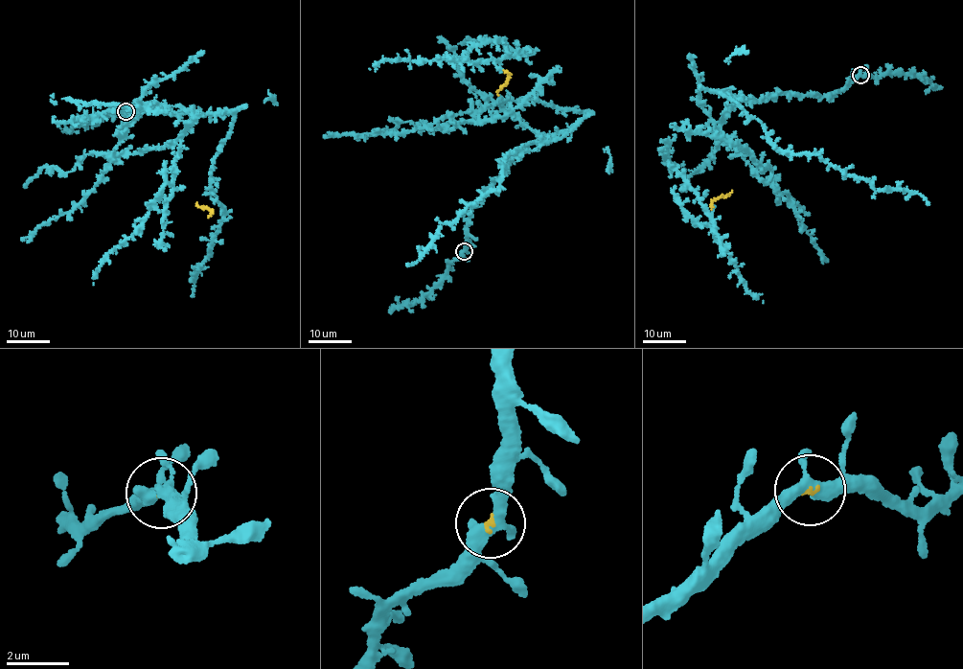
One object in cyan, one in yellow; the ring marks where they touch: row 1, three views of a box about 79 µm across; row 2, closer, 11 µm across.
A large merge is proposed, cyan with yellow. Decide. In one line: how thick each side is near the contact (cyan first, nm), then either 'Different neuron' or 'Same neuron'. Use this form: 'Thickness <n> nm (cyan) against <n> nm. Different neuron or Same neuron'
Thickness 340 nm (cyan) against 70 nm. Same neuron

